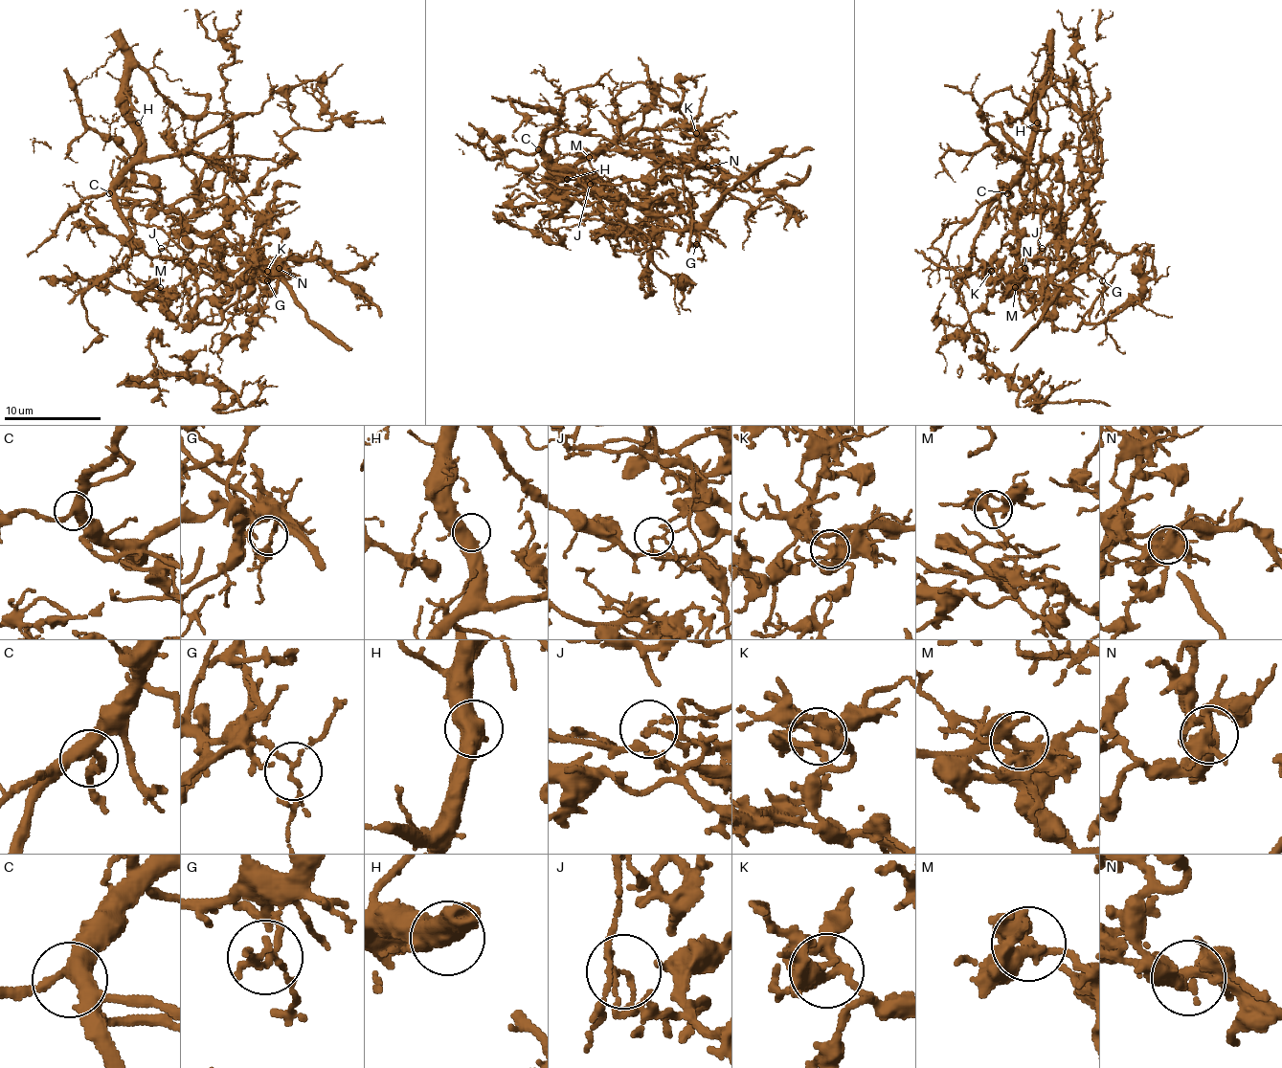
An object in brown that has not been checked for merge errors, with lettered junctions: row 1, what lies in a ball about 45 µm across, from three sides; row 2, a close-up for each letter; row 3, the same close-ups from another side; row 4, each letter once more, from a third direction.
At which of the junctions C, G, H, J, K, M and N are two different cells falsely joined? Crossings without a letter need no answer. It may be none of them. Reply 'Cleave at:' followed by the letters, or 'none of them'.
Cleave at: J

